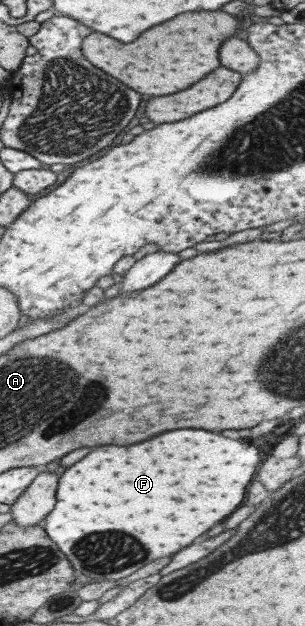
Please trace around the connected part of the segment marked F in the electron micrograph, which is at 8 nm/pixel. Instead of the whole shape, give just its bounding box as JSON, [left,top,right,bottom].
[41,428,260,582]

